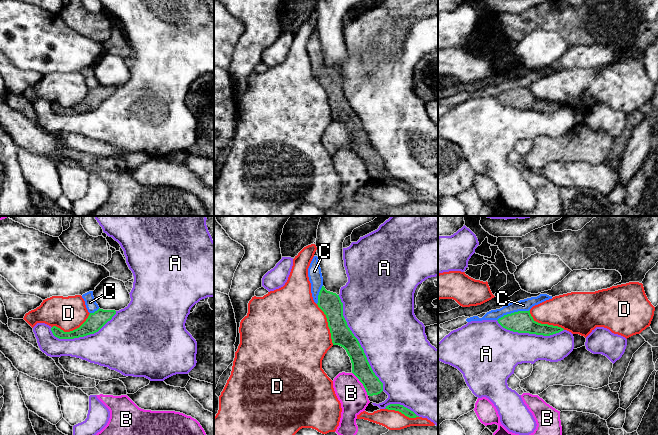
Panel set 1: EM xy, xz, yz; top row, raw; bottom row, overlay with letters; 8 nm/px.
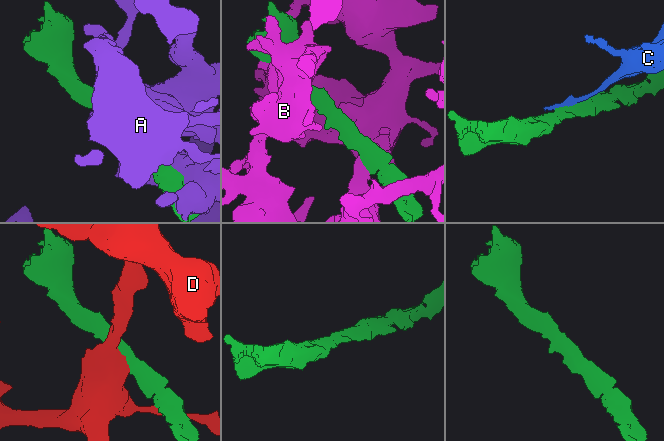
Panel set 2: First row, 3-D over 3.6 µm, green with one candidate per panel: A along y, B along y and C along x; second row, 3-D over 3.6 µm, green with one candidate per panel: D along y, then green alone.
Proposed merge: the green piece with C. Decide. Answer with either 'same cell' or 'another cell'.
another cell

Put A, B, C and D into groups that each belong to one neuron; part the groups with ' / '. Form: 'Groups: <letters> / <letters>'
Groups: A / B / C / D

